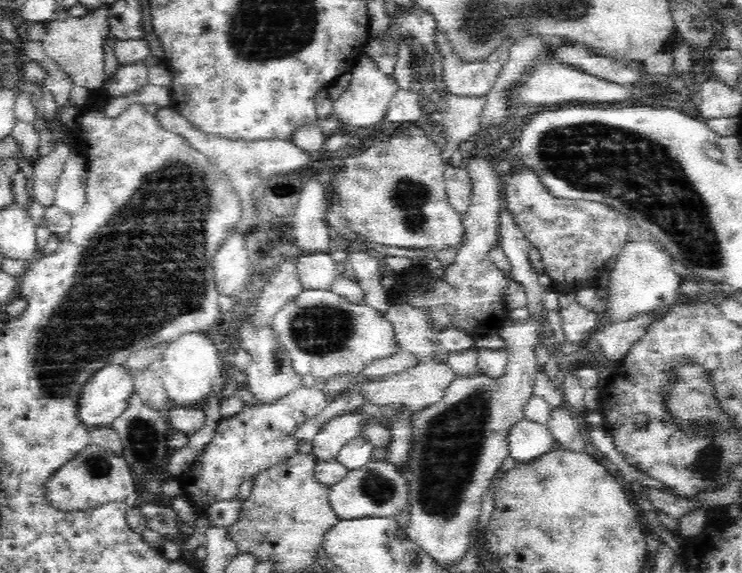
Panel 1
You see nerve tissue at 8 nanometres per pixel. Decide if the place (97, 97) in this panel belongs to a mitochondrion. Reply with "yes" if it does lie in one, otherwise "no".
no

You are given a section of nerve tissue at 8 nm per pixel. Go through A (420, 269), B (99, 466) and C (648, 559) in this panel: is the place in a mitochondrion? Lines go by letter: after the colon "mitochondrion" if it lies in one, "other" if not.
A: other
B: mitochondrion
C: other

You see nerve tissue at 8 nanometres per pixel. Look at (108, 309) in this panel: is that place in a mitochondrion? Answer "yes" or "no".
yes

